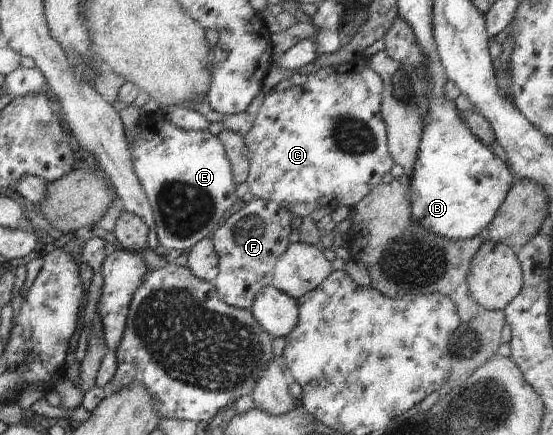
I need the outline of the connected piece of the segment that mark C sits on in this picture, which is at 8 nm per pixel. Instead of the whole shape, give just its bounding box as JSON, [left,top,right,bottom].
[243,55,395,217]

